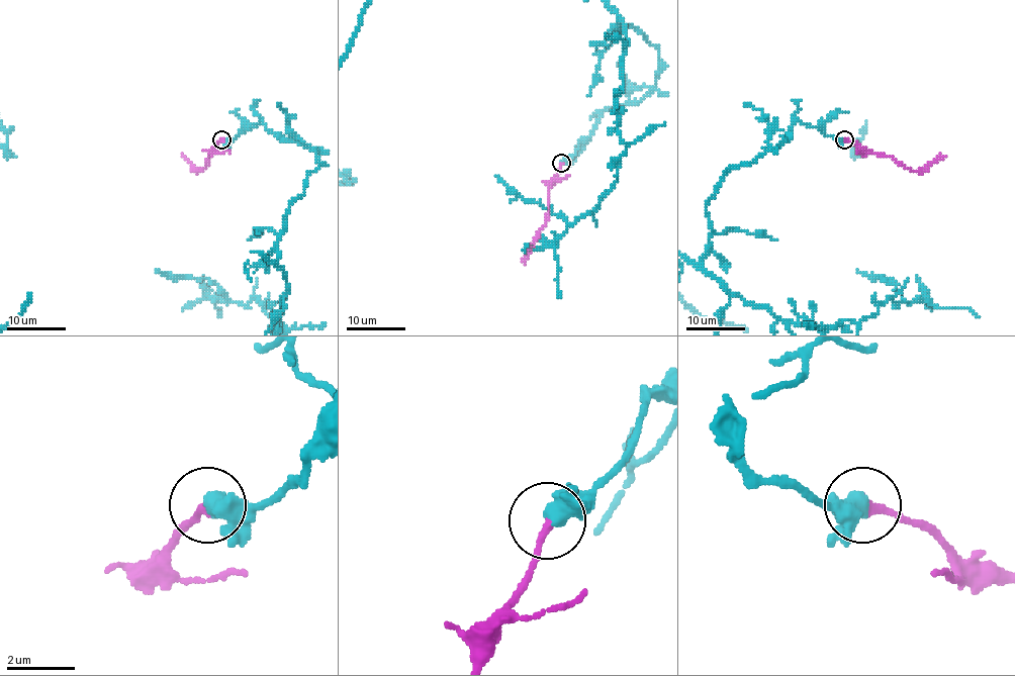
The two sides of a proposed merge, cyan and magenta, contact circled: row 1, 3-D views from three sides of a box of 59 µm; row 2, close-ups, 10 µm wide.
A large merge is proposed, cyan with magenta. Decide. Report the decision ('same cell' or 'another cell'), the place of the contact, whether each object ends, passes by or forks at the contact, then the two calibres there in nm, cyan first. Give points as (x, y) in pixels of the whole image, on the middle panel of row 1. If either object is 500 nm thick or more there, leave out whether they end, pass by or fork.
same cell; place (561, 163); cyan passes by; magenta ends; calibres 400 and 260 nm

